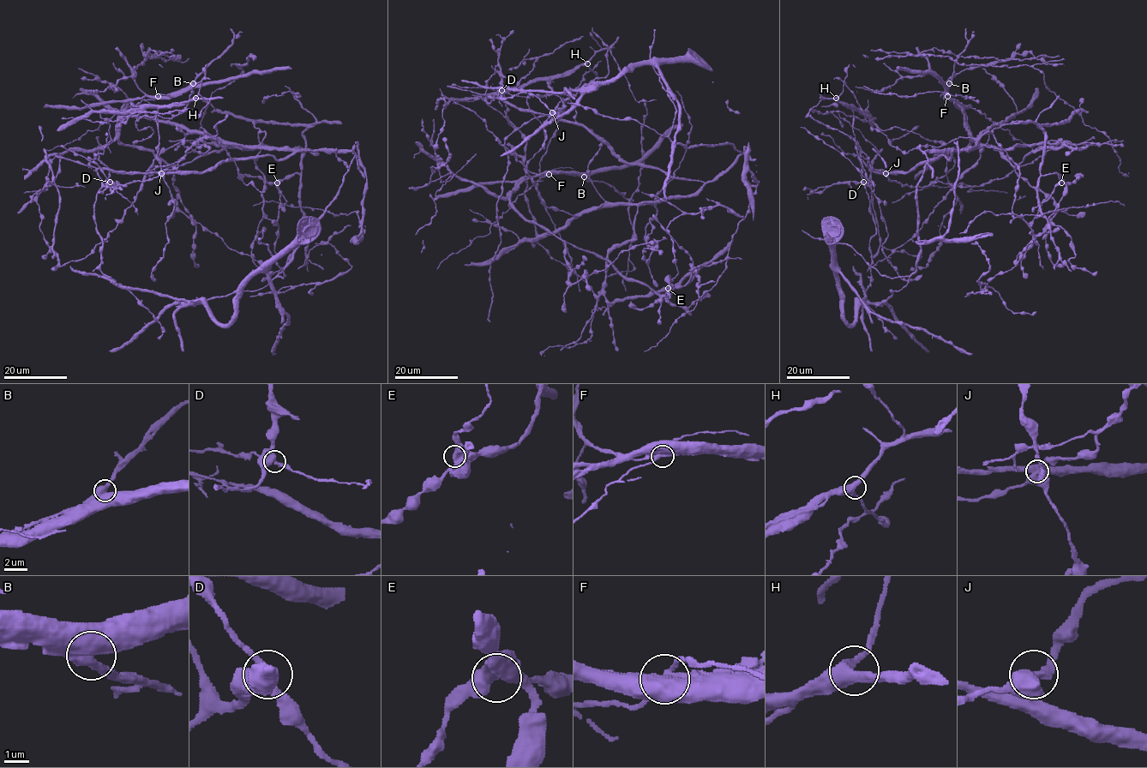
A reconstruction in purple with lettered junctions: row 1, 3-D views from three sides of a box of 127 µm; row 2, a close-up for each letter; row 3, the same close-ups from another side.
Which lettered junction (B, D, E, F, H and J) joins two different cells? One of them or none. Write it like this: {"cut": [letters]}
{"cut": ["F"]}

